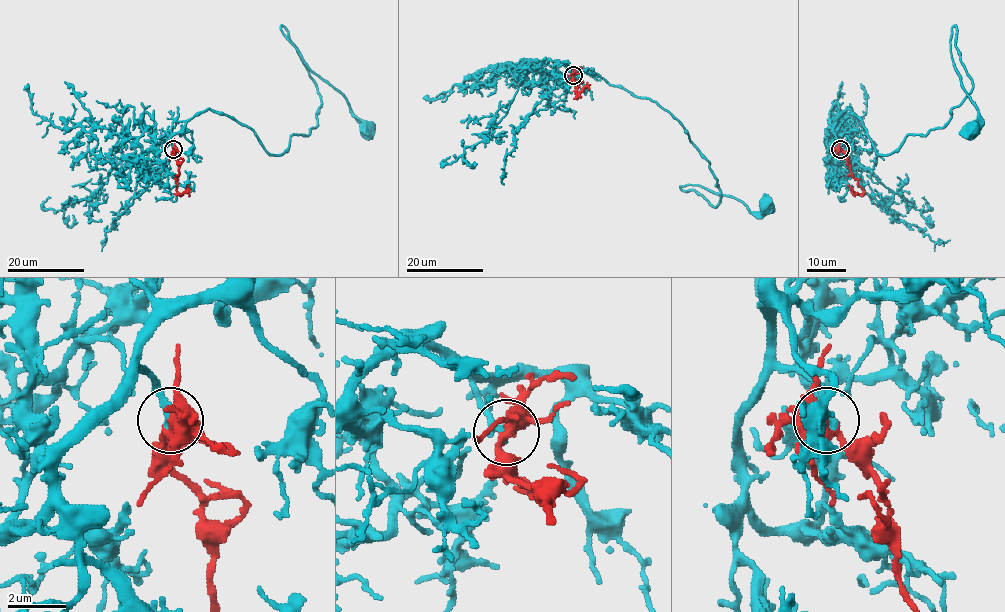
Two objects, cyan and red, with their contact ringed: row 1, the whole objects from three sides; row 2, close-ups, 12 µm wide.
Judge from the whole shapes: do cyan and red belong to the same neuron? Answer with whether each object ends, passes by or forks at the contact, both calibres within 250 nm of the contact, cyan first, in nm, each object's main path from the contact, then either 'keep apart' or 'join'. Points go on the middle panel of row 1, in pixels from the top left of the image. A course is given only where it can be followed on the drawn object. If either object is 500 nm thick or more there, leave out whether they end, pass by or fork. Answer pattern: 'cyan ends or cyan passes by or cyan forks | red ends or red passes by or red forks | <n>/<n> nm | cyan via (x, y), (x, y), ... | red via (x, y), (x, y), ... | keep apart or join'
cyan ends | red forks | 260/420 nm | cyan via (573, 75), (582, 67), (670, 113), (720, 201), (682, 189), (700, 185), (751, 212), (769, 206) | red via (573, 75), (572, 79), (578, 84), (577, 98), (587, 82) | join

